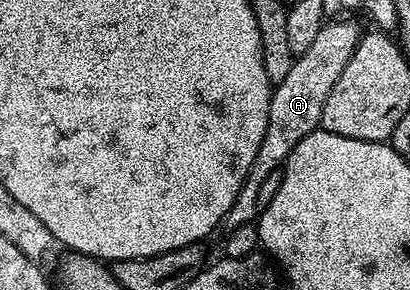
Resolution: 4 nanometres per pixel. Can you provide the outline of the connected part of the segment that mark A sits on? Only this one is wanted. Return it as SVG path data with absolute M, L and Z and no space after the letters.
M328 20L318 32L311 48L306 48L293 61L286 80L275 83L270 100L270 112L266 120L266 136L262 136L262 144L258 148L258 156L254 156L254 164L238 192L238 200L230 204L230 212L226 212L223 225L228 230L239 226L251 226L259 219L262 209L260 193L268 182L268 177L287 162L290 152L302 144L306 136L316 131L322 120L322 108L326 108L326 99L338 84L338 76L342 76L346 64L350 64L350 56L354 56L354 48L358 48L362 27L352 20Z

